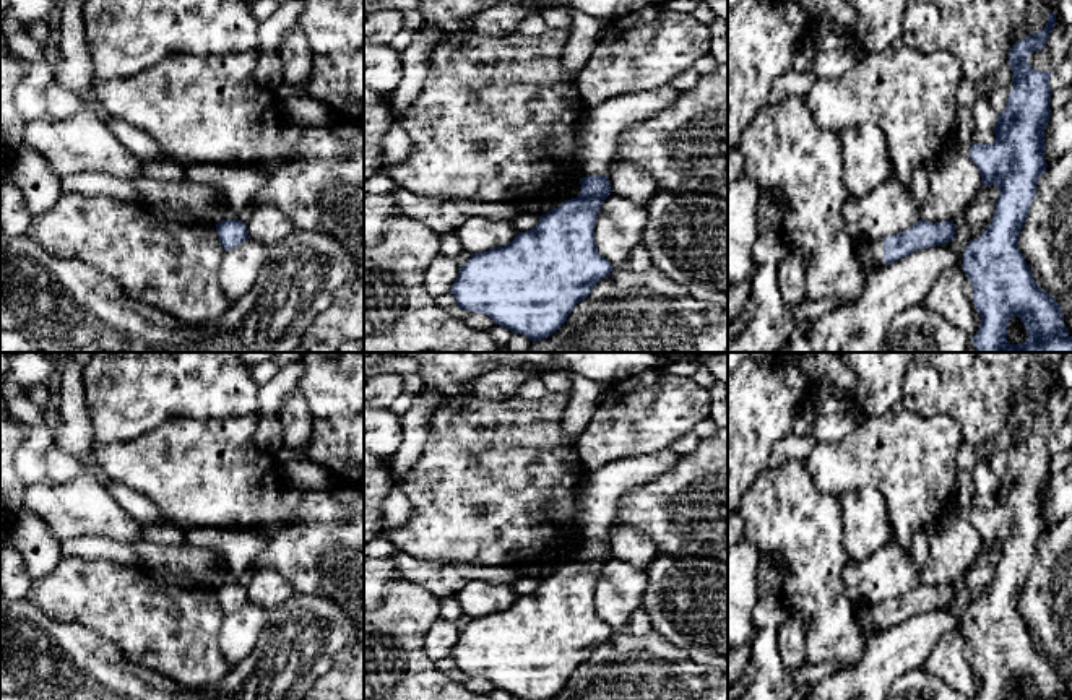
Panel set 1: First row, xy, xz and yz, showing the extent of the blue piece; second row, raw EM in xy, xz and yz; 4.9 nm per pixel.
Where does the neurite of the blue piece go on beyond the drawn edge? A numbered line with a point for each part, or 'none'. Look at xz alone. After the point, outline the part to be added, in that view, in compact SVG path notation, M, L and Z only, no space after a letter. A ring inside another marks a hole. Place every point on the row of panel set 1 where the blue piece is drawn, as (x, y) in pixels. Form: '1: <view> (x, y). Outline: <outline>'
none

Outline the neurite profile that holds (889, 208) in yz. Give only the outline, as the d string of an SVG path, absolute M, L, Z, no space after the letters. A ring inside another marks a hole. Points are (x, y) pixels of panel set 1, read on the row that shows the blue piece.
M892 175L864 197L848 197L841 218L853 240L874 240L910 229L921 214L911 190Z

